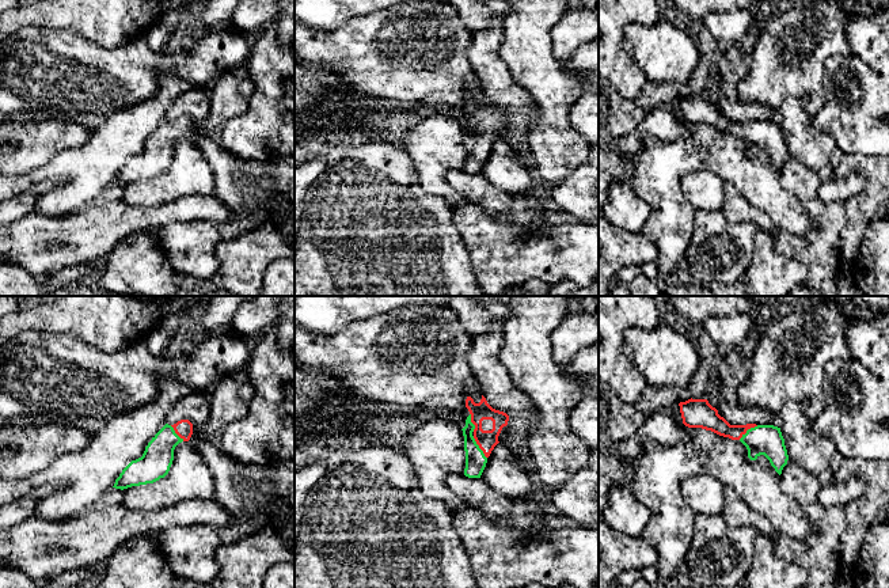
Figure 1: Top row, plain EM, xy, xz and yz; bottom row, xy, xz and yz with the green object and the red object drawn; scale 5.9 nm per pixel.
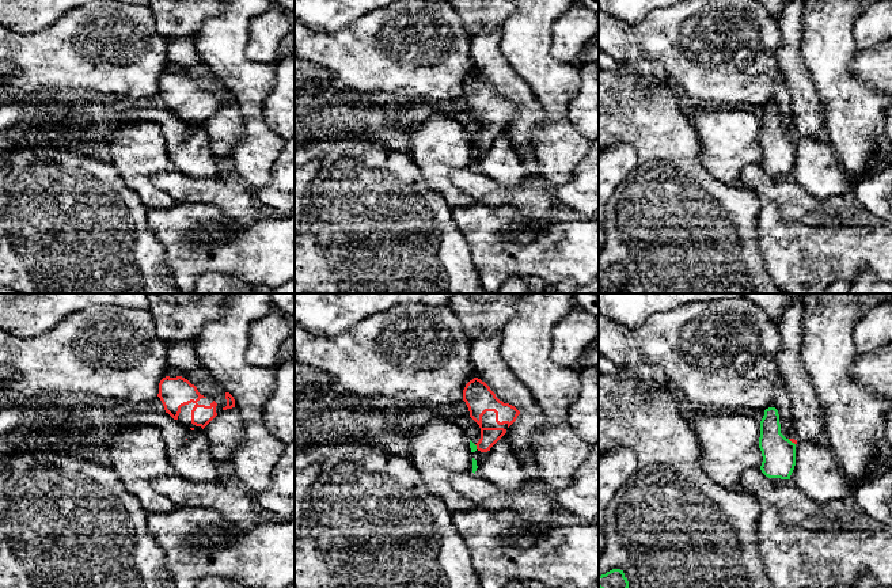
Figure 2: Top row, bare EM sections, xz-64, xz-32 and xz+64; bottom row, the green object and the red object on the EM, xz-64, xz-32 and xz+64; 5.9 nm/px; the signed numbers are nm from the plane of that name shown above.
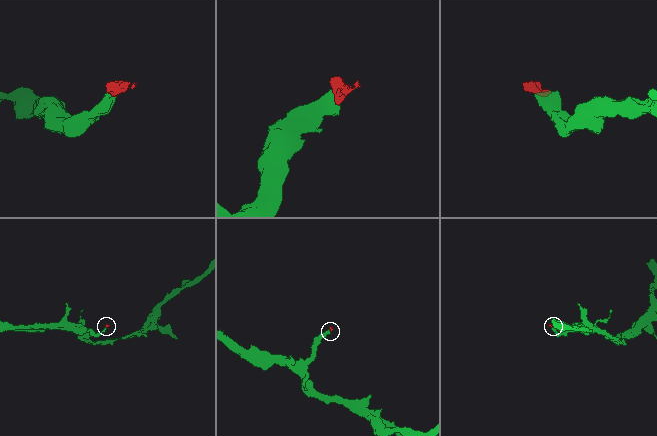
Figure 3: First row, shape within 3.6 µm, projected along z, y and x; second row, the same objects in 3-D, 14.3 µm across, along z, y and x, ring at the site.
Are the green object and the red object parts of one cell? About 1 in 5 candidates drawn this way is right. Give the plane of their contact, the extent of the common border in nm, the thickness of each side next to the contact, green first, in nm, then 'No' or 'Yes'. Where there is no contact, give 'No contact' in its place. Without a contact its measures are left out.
Touches green in xz. Shared border 160 nm. Thickness 130 nm (green) against 120 nm. Yes

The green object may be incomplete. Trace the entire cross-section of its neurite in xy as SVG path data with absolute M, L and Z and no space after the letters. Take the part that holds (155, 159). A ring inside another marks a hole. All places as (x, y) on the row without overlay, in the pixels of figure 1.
M181 115L174 121L166 120L148 139L143 152L122 166L113 183L124 186L164 174L172 160L175 143L189 137L191 130L193 120L189 115Z

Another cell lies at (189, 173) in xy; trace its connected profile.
M190 137L179 139L168 170L153 179L122 186L122 201L132 206L155 206L187 194L214 193L214 177Z

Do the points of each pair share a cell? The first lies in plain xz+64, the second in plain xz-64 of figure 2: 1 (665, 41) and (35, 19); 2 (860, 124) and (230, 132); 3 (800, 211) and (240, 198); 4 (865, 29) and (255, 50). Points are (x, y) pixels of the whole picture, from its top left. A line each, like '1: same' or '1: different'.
1: different
2: different
3: same
4: same

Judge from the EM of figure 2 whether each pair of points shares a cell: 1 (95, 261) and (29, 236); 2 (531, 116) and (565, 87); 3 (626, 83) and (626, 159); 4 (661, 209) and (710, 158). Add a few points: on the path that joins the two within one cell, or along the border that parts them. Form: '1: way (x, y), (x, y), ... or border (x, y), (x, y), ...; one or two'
1: way (79, 250), (69, 242), (45, 236); one
2: border (523, 80), (542, 112), (542, 124), (534, 139); two
3: border (614, 143), (629, 143), (634, 148), (638, 170); two
4: border (695, 133), (702, 166), (728, 185); two

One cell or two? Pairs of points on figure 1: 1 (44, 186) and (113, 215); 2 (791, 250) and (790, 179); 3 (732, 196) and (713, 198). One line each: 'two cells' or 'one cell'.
1: two cells
2: one cell
3: two cells

